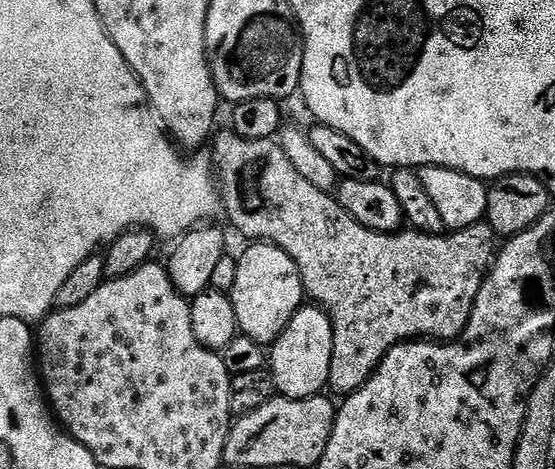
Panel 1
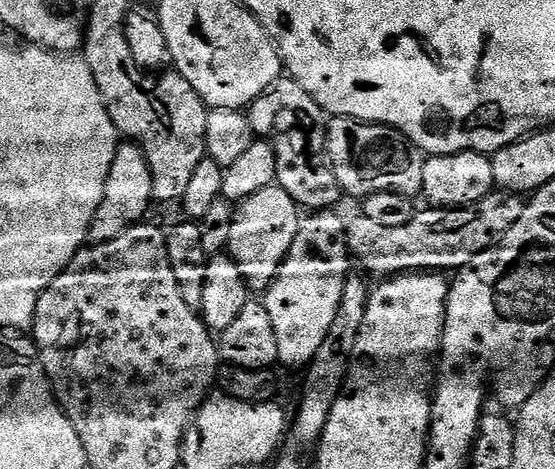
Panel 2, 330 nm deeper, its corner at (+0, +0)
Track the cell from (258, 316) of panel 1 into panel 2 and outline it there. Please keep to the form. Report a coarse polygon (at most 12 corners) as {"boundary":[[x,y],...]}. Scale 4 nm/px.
{"boundary":[[286,190],[239,201],[226,252],[249,289],[276,281],[302,223]]}

